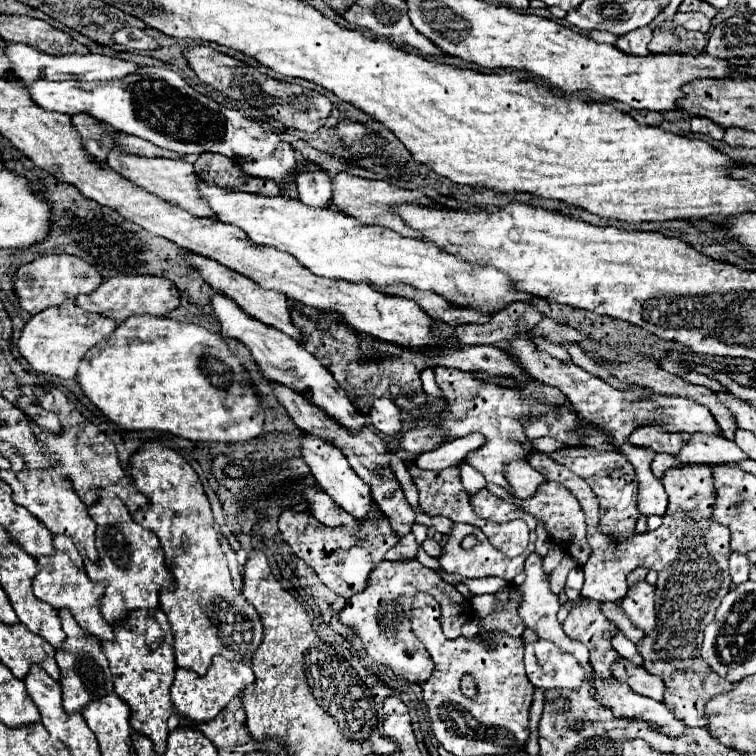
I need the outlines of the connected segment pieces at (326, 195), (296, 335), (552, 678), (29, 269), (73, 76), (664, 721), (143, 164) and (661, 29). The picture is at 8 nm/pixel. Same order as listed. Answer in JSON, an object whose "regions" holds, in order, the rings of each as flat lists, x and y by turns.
{"regions":[[[296,152,296,162,300,166,300,172,296,178,300,202,306,206,326,208,332,198,330,176,322,168,318,168,314,162,306,160,300,152]],[[190,254,188,262,190,262,194,268,198,268,198,272,206,278,206,282,208,282,216,292,222,292,222,294,230,296,246,314,250,314,252,318,260,320,260,322,266,324,266,326,272,326,272,328,276,328,276,330,280,330,280,332,292,336,296,342,302,342,302,340,304,340,302,332,292,324,290,308,288,308,288,298,286,298,282,292,264,290,264,288,260,288,258,284,254,284,254,280,250,280,250,278,246,278,246,276,242,276,242,274,238,274,238,272,234,272,234,270,230,270,230,268,226,268,226,266,222,266,222,264,218,264,218,262,214,262,214,260,210,260,210,258,202,258,202,256]],[[542,638,526,644,524,664,530,682,542,690,580,688,586,676,586,670,572,654,562,652,556,644]],[[68,254,38,256,34,262,20,266,14,276,14,286,16,286,16,294,20,298,20,306,28,314,38,314,50,306,58,306,66,298,90,294,100,284,102,284,102,276,98,274,98,270,92,264,86,264,86,260,82,260,78,256,68,256]],[[10,44,6,48,6,56,10,58,16,76,30,84,34,80,120,80,122,76,130,76,130,72,138,72,138,64,122,60,122,58,108,58,100,54,88,54,88,56,78,56,78,54,68,54,68,56,50,56,42,54,26,44]],[[590,672,590,678,594,682,594,698,600,706,610,708,614,716,648,722,652,728,658,728,658,732,666,736,682,736,682,732,688,732,688,726,682,724,682,720,678,720,674,712,664,706,664,702,630,692,630,688,626,688,626,684,614,676,602,680,602,676]],[[114,148,108,156,108,164,112,170,120,172,122,176,126,176,128,180,132,180,134,184,146,188,148,192,178,204,180,208,186,208,190,214,194,216,202,216,202,218,216,218,210,204,206,204,206,200,202,200,202,194,198,192,198,176,192,168,192,164,184,162,184,160,166,160,166,158,142,158,142,156,130,156,130,154,122,154,118,148]],[[672,20,662,22,652,32,652,40,648,44,648,50,652,54,702,54,706,50,706,34,702,32,690,32,686,28,678,28]]]}

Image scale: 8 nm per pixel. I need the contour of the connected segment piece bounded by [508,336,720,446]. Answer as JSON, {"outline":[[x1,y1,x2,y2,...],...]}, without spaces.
{"outline":[[516,336,510,340,510,350,512,356,518,358,522,368,536,380,556,386,562,390,562,394,570,400,570,404,576,408,576,412,584,418,590,420,594,426,604,428,608,432,614,432,614,444,624,444,634,428,646,426,646,424,658,424,664,426,666,432,706,432,706,434,718,434,718,424,714,422,714,416,710,416,710,410,694,400,686,398,674,398,674,396,658,396,658,400,652,398,636,398,636,390,616,390,598,376,578,368,574,362,562,364,560,360,554,360,552,356,546,356,546,352,538,352,536,346,524,338]]}

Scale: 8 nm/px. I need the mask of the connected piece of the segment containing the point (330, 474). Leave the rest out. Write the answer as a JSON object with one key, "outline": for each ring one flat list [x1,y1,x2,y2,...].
{"outline":[[304,434,302,436,302,454,304,454,304,462,310,466,310,470,312,470,314,478,316,478,316,482,320,484,320,488,324,492,328,492,332,496,332,500,342,510,346,510,348,514,352,514,360,522,372,518,372,514,370,514,372,512,372,504,374,504,372,488,352,470,352,466,348,464,346,456,338,448,332,448,328,442,318,440,316,436]]}

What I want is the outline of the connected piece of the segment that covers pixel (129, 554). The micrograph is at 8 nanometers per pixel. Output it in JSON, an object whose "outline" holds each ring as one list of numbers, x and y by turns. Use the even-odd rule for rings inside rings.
{"outline":[[98,492,98,504,88,508,88,514,96,522,96,550,98,562,84,560,86,572,94,582,106,582,104,596,100,600,100,612,108,624,116,624,126,612,138,608,158,608,158,594,162,588,174,584,166,564,158,536,136,524,124,506,124,502,110,492]]}

